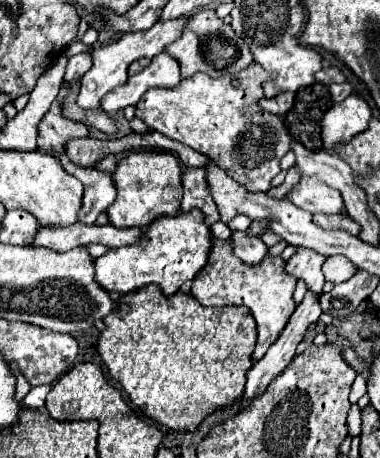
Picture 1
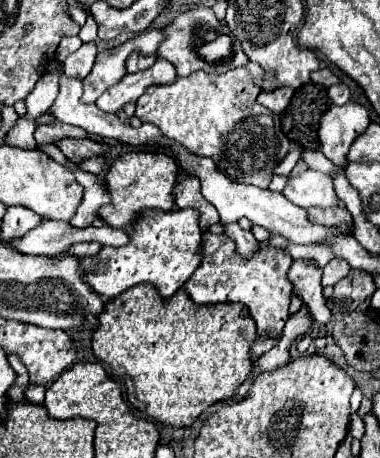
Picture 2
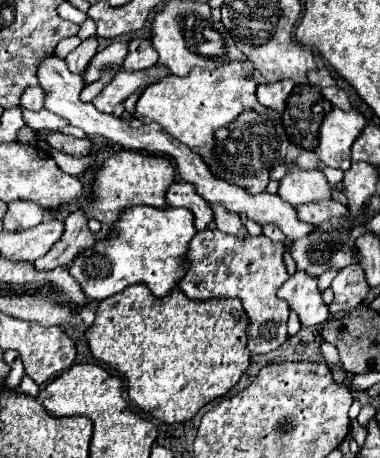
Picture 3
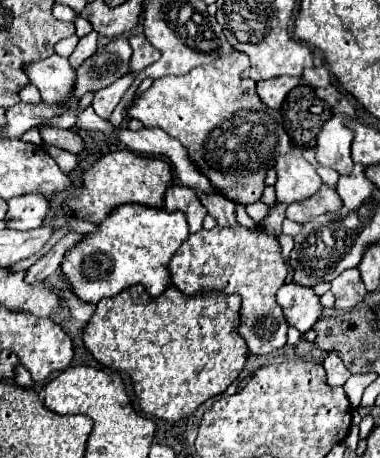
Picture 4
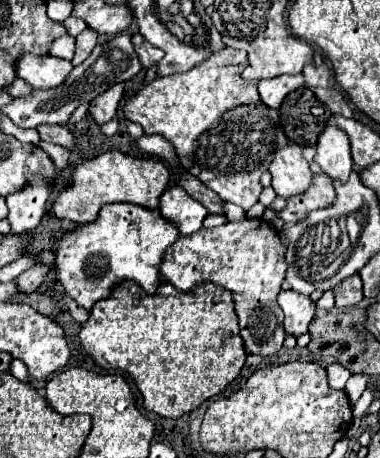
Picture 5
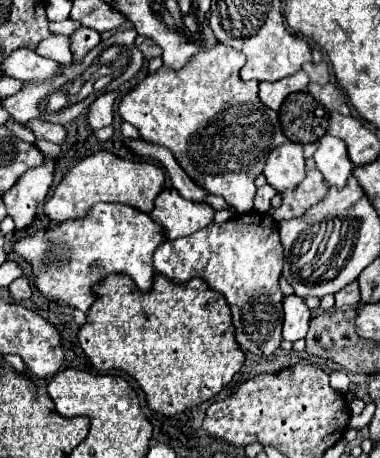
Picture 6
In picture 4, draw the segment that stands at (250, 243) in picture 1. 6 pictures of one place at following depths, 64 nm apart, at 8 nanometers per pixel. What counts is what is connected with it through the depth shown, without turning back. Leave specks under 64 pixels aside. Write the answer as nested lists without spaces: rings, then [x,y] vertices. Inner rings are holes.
[[[198,194],[202,204],[206,206],[208,214],[218,222],[218,226],[228,228],[228,226],[238,226],[236,220],[236,204],[232,200],[226,200],[224,196],[204,196]]]

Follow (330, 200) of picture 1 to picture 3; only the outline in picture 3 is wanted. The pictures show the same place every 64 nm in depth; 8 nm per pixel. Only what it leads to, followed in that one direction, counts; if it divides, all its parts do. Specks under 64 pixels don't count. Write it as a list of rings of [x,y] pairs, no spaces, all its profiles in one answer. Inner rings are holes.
[[[296,164],[280,182],[280,196],[288,200],[292,206],[328,200],[332,198],[332,188],[326,176],[320,170],[300,170]]]

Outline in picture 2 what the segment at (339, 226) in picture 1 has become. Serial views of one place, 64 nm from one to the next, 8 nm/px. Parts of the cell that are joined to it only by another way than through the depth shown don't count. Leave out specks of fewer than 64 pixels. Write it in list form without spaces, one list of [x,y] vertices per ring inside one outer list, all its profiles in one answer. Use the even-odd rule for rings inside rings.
[[[310,208],[308,210],[308,220],[312,220],[312,224],[322,224],[322,226],[352,226],[352,216],[348,216],[346,208],[330,208],[330,210],[322,210],[322,208]]]

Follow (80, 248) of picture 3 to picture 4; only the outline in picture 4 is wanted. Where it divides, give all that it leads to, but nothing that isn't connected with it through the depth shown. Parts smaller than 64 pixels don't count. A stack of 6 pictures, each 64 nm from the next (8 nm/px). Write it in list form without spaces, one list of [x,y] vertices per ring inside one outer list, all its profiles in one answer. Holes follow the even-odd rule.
[[[70,228],[70,230],[64,234],[64,238],[60,238],[60,240],[52,246],[52,250],[48,250],[34,266],[28,268],[26,280],[28,280],[30,284],[34,284],[36,280],[44,280],[44,278],[52,276],[52,274],[60,268],[60,262],[64,260],[66,252],[68,252],[74,244],[78,244],[80,240],[84,240],[84,238],[86,238],[86,234],[80,234],[80,232],[76,232],[76,230]]]

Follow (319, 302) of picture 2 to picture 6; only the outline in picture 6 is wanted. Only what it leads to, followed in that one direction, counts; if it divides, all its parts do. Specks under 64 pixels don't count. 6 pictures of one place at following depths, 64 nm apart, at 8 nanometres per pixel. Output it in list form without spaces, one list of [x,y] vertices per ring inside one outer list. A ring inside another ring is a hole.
[[[290,294],[284,296],[284,332],[282,338],[296,342],[306,336],[308,322],[310,322],[310,308],[306,306],[304,298]]]

